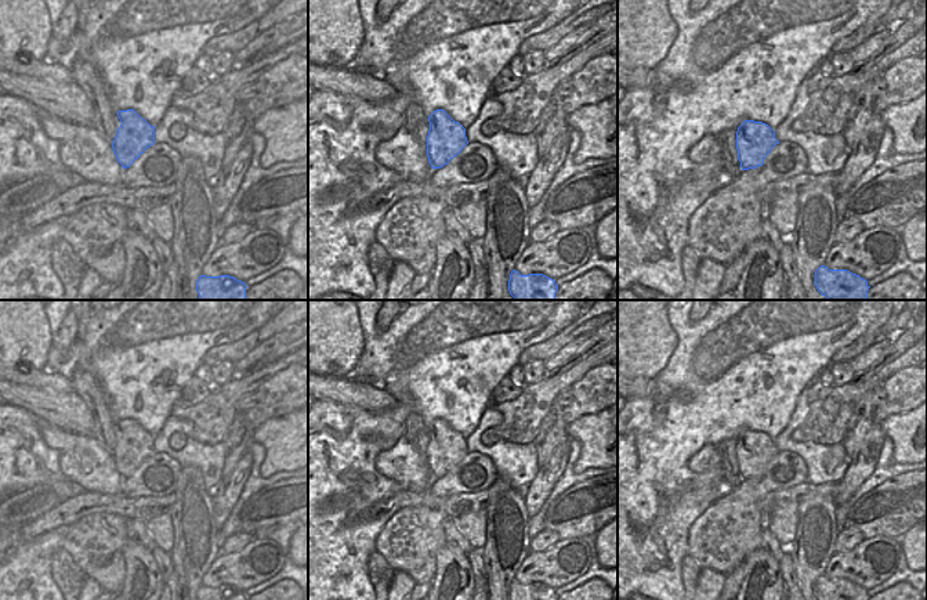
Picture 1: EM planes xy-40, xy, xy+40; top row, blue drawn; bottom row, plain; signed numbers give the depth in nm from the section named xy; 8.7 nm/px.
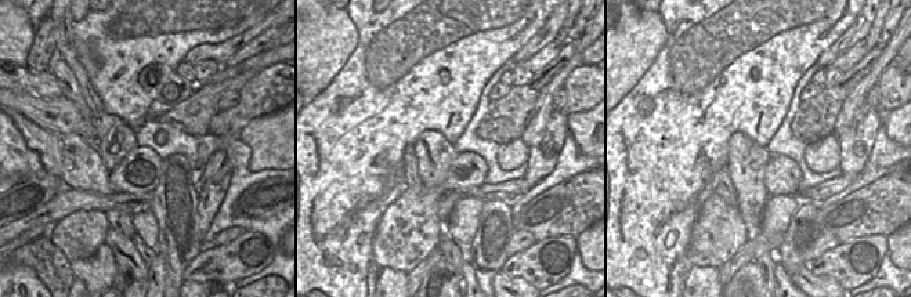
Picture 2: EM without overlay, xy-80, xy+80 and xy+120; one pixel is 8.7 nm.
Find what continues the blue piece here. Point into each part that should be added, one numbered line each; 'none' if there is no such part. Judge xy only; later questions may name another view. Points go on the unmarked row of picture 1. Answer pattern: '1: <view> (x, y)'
none.

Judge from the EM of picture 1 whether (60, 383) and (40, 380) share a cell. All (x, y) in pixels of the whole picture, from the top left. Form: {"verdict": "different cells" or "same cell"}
{"verdict": "same cell"}

